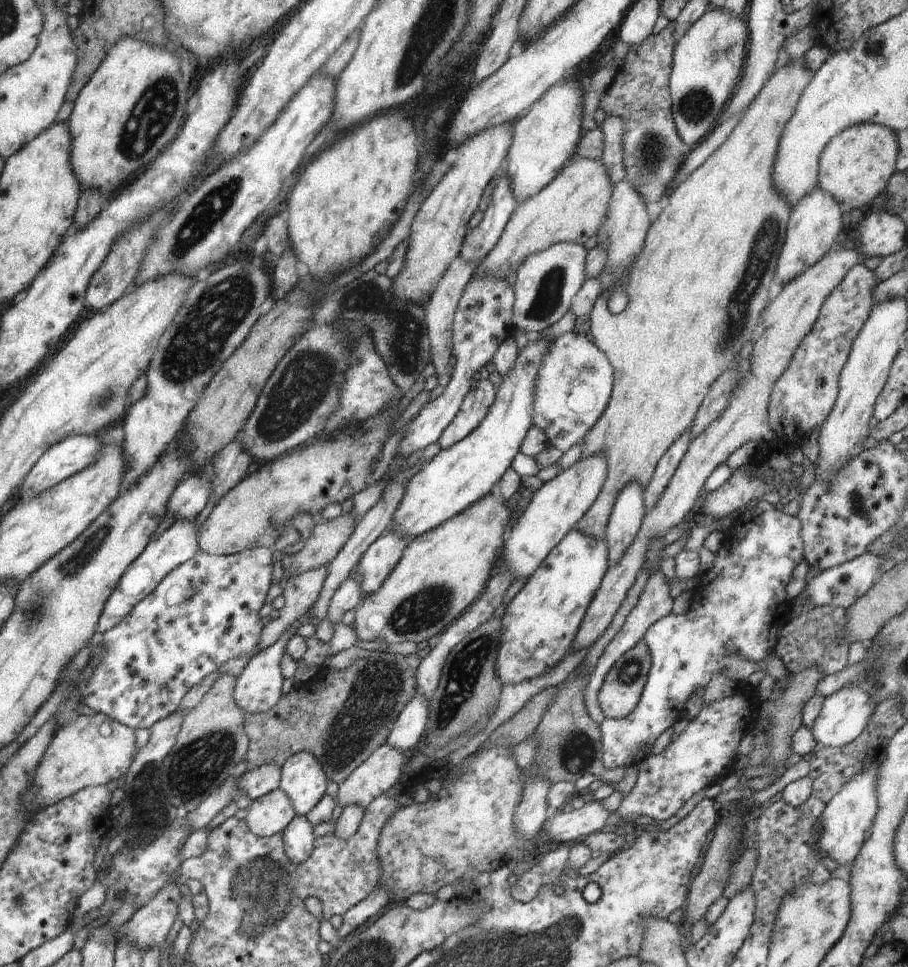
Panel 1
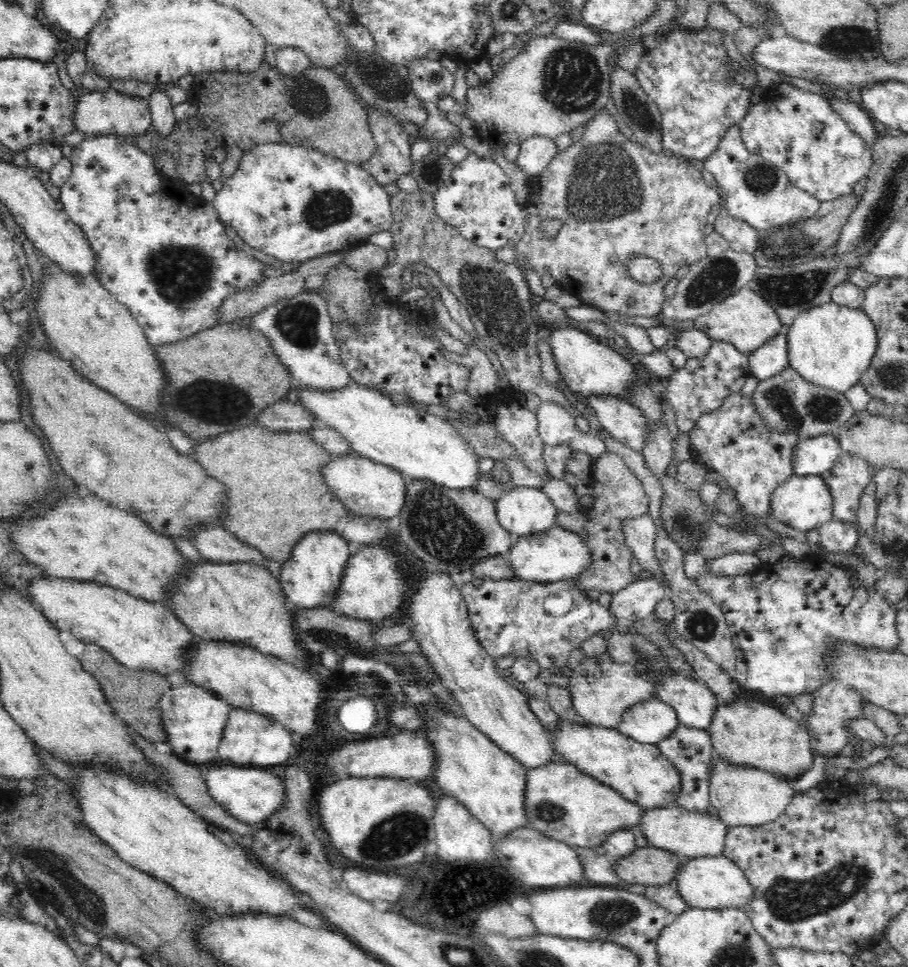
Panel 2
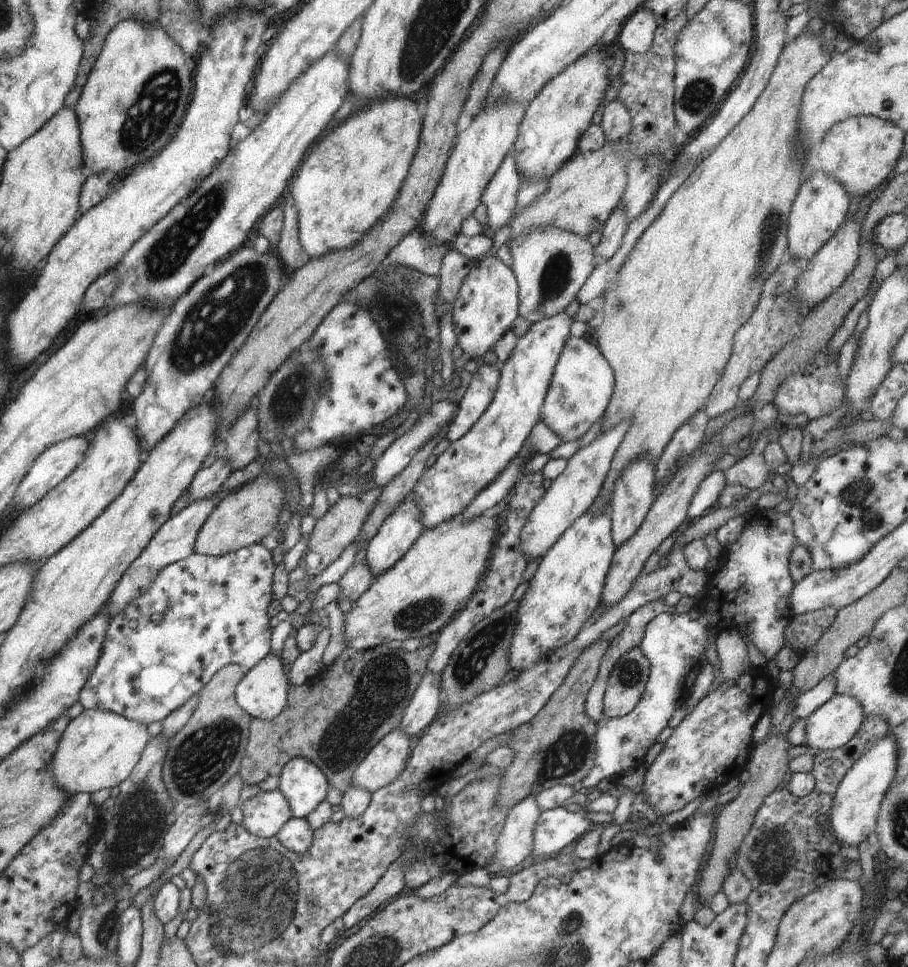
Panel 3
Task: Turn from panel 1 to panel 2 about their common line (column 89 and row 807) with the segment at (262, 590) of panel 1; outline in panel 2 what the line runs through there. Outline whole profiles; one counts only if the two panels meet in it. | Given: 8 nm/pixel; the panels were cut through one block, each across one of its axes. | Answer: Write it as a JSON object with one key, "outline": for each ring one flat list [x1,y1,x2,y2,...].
{"outline":[[680,725,666,740,662,740,656,745,662,751,662,755,666,756,670,763,678,769,680,781,682,781,682,788,678,792,678,798,672,802,671,806,678,806,696,812,706,811,708,804,711,802,708,774,706,773,711,759,710,754,713,750,710,733,706,729,700,730]]}

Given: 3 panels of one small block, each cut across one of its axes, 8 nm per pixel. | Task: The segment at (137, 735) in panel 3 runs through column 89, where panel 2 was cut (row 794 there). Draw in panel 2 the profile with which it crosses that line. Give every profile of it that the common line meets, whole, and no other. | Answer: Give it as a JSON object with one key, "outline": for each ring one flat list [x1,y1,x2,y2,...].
{"outline":[[723,758,713,761,709,782,711,805,729,827,760,826,776,820,794,796,791,781,753,766,738,766]]}

